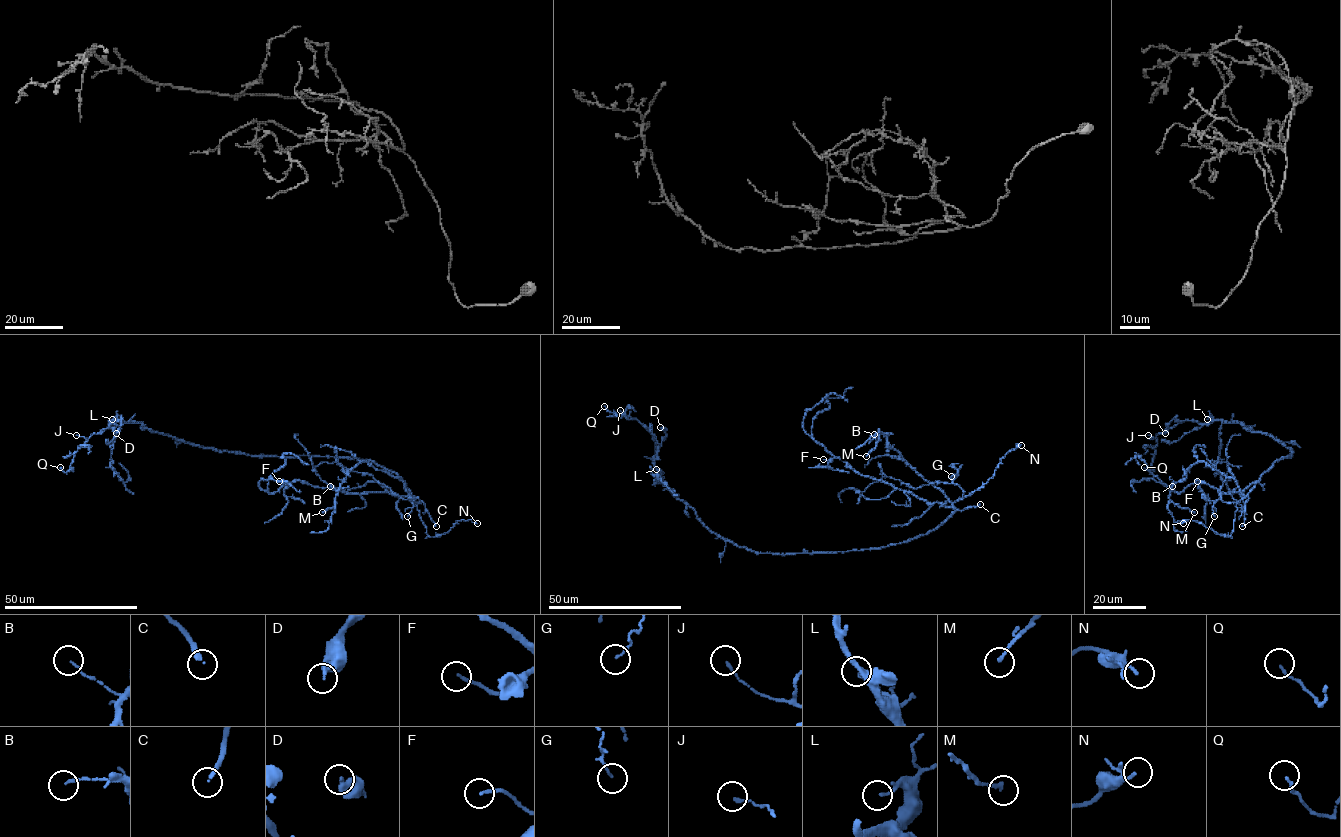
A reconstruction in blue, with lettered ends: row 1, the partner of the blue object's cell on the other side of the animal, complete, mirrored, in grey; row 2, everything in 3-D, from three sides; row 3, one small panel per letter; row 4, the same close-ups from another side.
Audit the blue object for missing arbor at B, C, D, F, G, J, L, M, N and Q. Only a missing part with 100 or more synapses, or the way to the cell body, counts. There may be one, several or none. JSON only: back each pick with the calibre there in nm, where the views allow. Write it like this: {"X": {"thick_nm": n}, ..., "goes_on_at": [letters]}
{"C": {"thick_nm": 190}, "goes_on_at": ["C"]}

